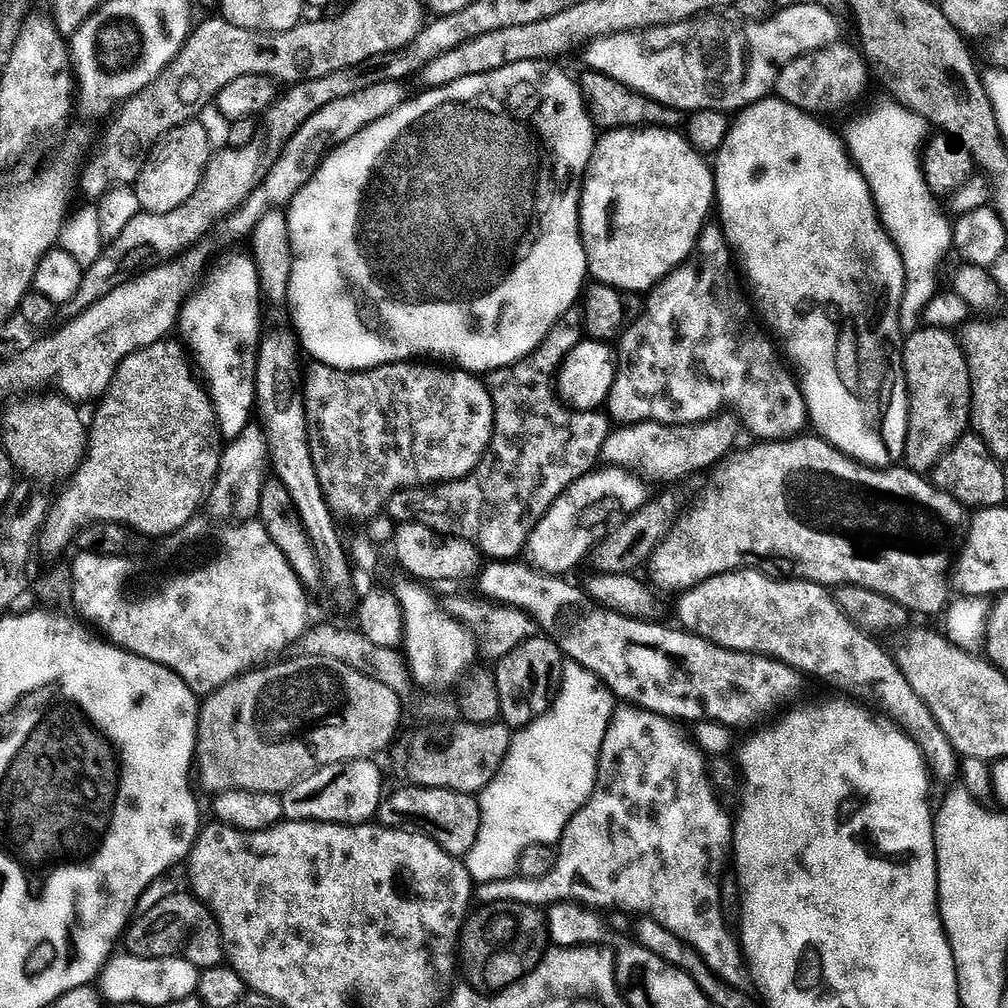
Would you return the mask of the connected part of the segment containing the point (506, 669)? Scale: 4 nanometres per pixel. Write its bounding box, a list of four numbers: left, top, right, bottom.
[494,638,566,730]

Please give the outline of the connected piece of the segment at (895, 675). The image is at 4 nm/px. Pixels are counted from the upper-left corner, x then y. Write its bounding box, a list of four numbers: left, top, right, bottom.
[676,568,958,781]

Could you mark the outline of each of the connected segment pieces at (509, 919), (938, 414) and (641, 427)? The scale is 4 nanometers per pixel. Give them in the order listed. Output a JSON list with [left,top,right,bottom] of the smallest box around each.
[[458,902,550,991],[904,326,972,473],[604,412,742,480]]

